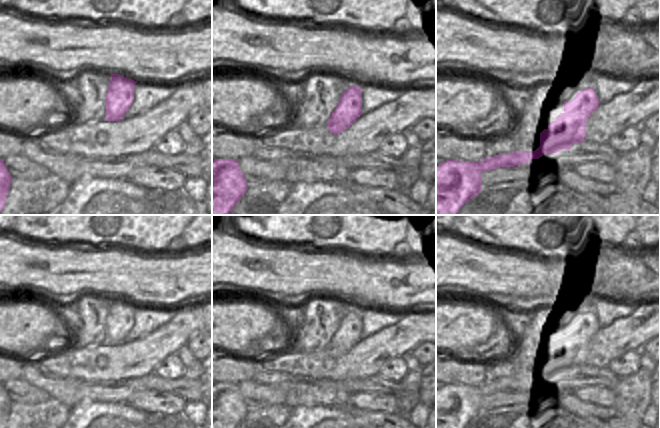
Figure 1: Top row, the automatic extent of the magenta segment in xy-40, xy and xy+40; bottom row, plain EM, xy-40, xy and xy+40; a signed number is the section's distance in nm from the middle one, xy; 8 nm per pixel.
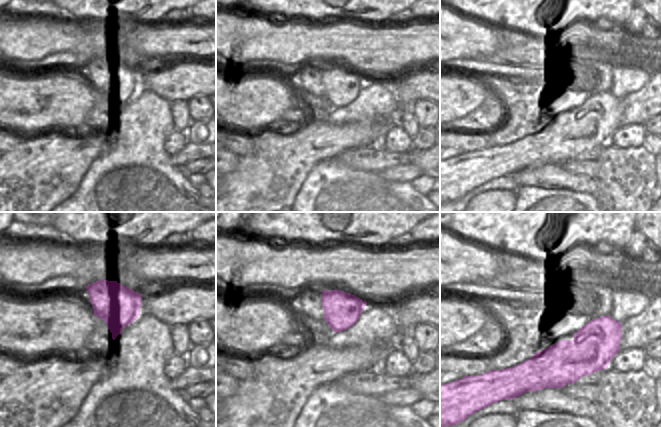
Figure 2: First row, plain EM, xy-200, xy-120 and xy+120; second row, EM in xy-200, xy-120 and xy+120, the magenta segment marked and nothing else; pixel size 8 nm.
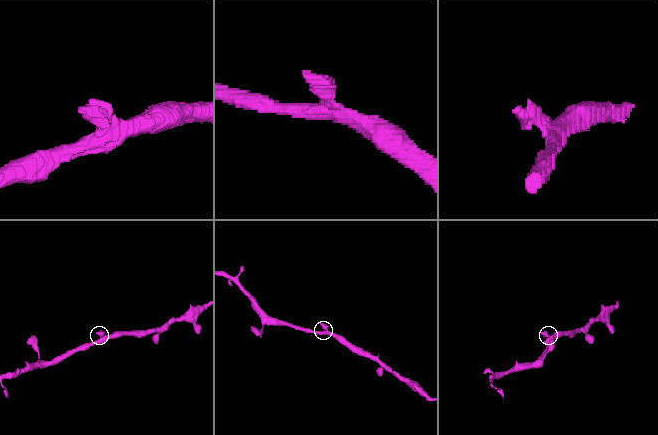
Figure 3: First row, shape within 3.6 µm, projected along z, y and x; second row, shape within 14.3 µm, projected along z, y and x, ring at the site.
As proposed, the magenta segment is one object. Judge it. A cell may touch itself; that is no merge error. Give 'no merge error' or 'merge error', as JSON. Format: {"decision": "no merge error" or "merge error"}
{"decision": "no merge error"}

